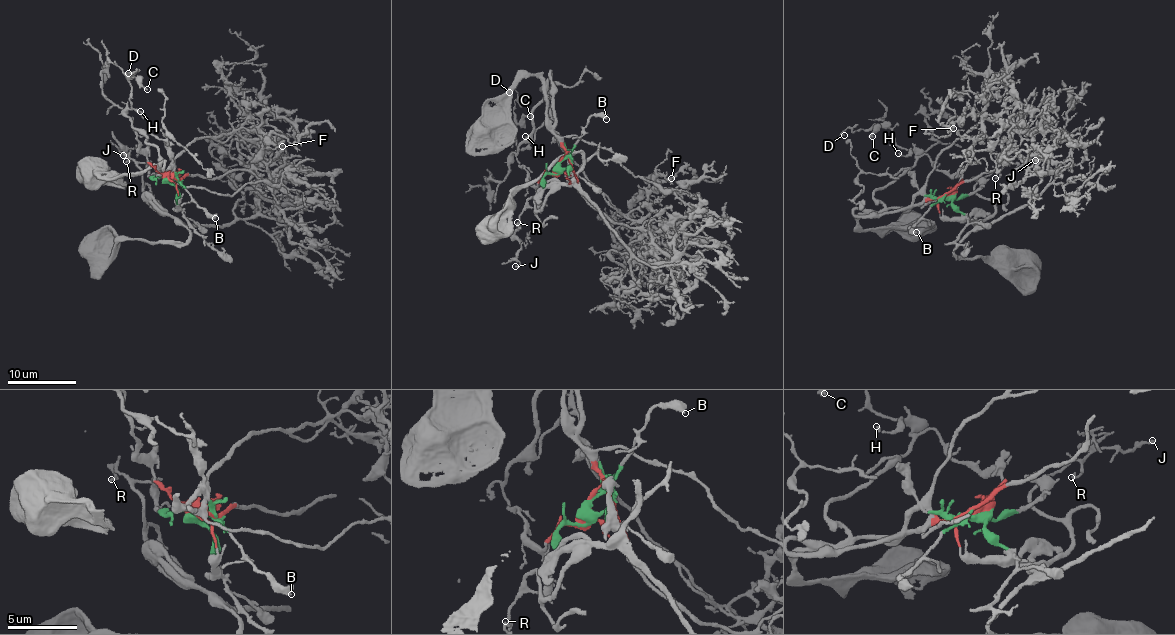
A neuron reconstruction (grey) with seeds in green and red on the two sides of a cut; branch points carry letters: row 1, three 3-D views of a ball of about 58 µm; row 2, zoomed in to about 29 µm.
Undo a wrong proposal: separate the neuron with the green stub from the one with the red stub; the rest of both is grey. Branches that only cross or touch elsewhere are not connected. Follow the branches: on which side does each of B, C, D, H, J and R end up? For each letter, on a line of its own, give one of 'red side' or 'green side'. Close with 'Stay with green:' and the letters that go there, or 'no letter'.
B: green side
C: red side
D: red side
H: red side
J: green side
R: green side
Stay with green: B, J, R

